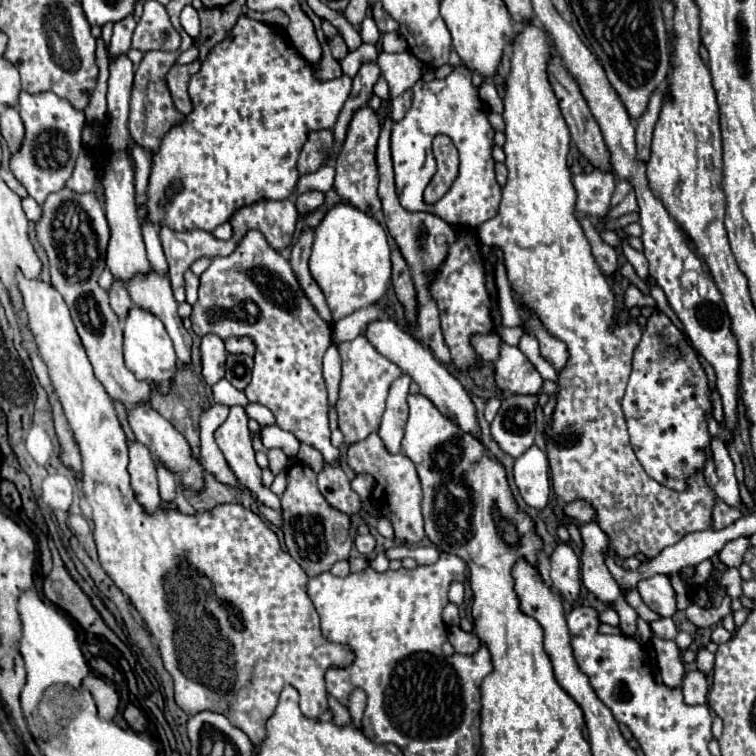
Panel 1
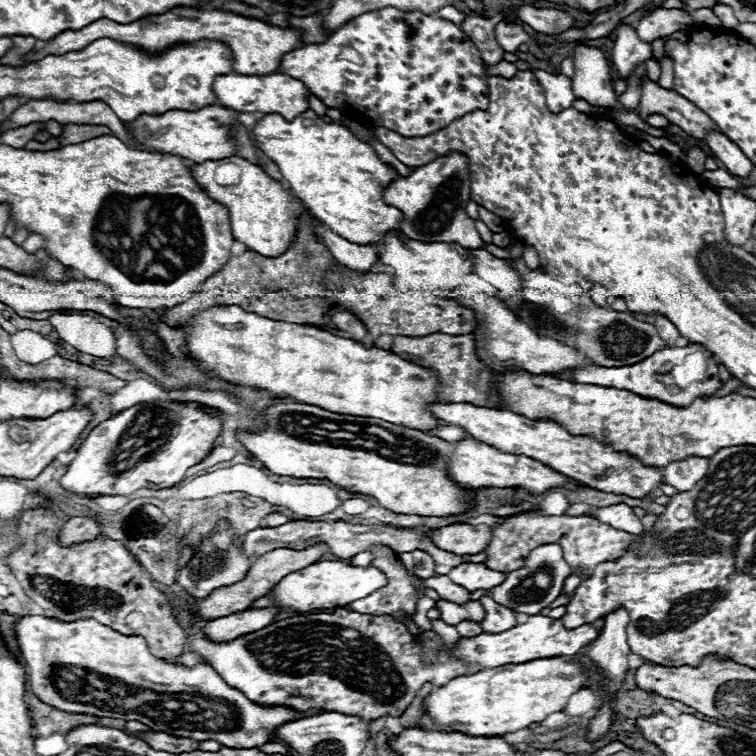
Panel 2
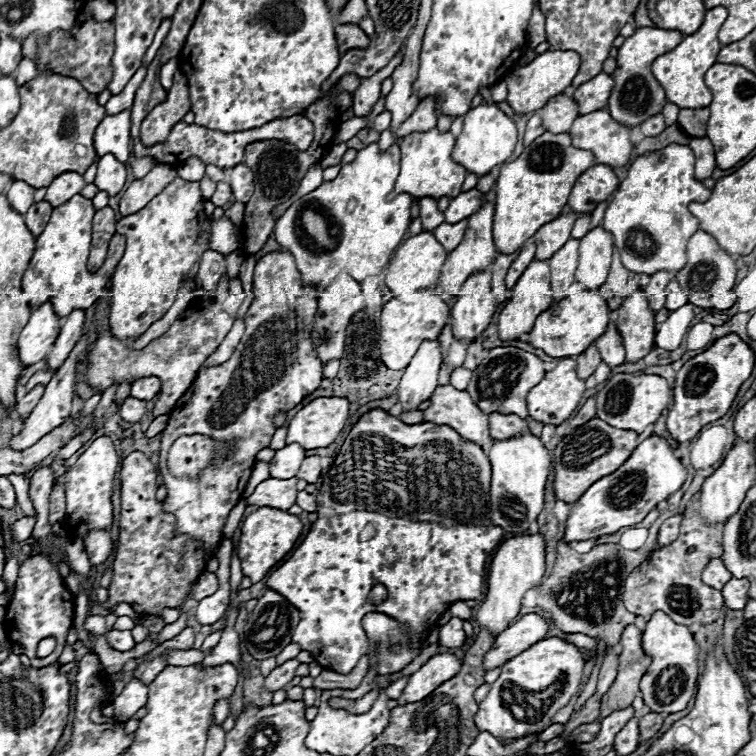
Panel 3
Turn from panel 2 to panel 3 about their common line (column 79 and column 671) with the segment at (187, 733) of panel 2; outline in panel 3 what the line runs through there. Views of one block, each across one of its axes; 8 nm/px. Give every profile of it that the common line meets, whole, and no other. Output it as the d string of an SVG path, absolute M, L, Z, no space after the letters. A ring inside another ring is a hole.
M654 612L642 632L642 648L652 656L648 672L640 680L644 704L658 714L674 714L686 708L688 700L696 694L698 682L698 646L692 632L684 624L676 624L664 612Z

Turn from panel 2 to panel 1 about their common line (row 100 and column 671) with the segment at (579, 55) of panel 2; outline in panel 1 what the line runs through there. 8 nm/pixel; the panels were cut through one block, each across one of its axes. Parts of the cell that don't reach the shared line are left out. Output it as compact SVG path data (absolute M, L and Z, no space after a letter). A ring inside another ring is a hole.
M664 574L644 578L636 584L644 604L660 616L674 616L676 612L676 594Z

